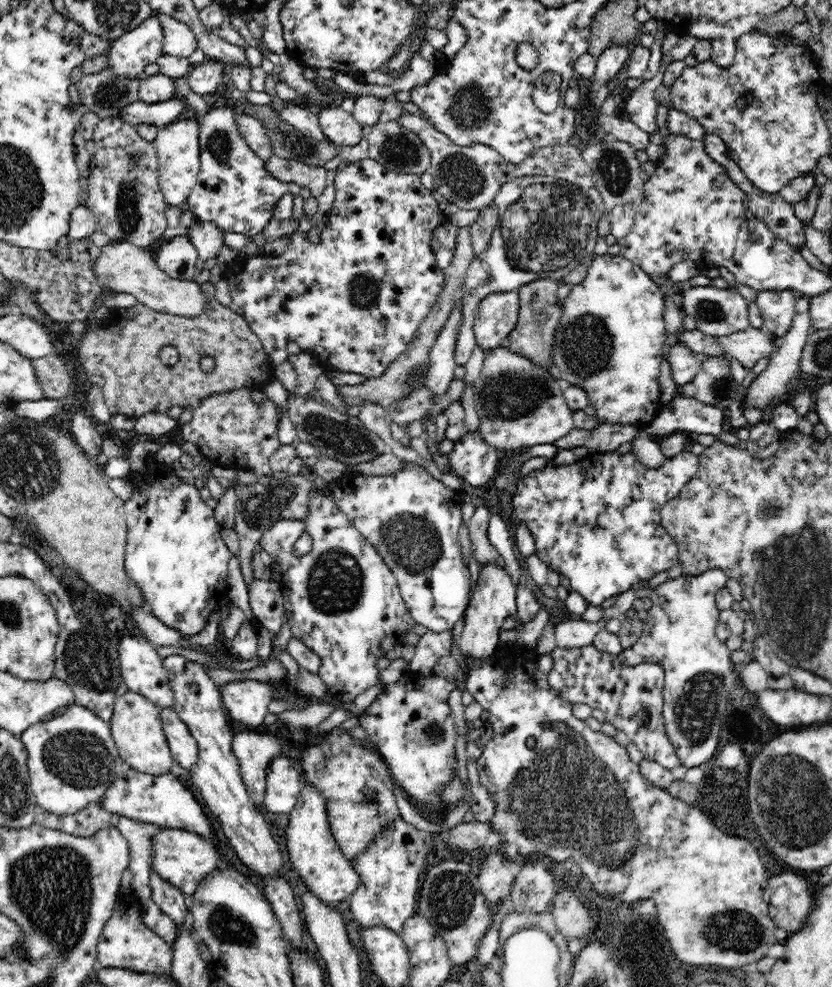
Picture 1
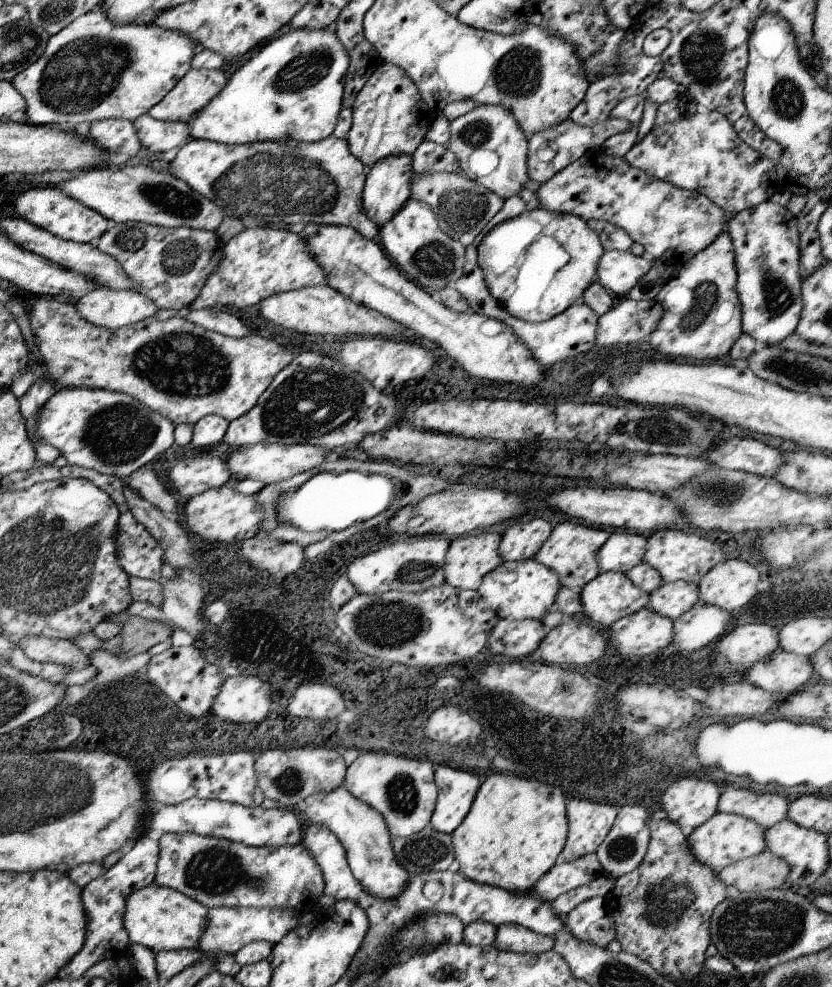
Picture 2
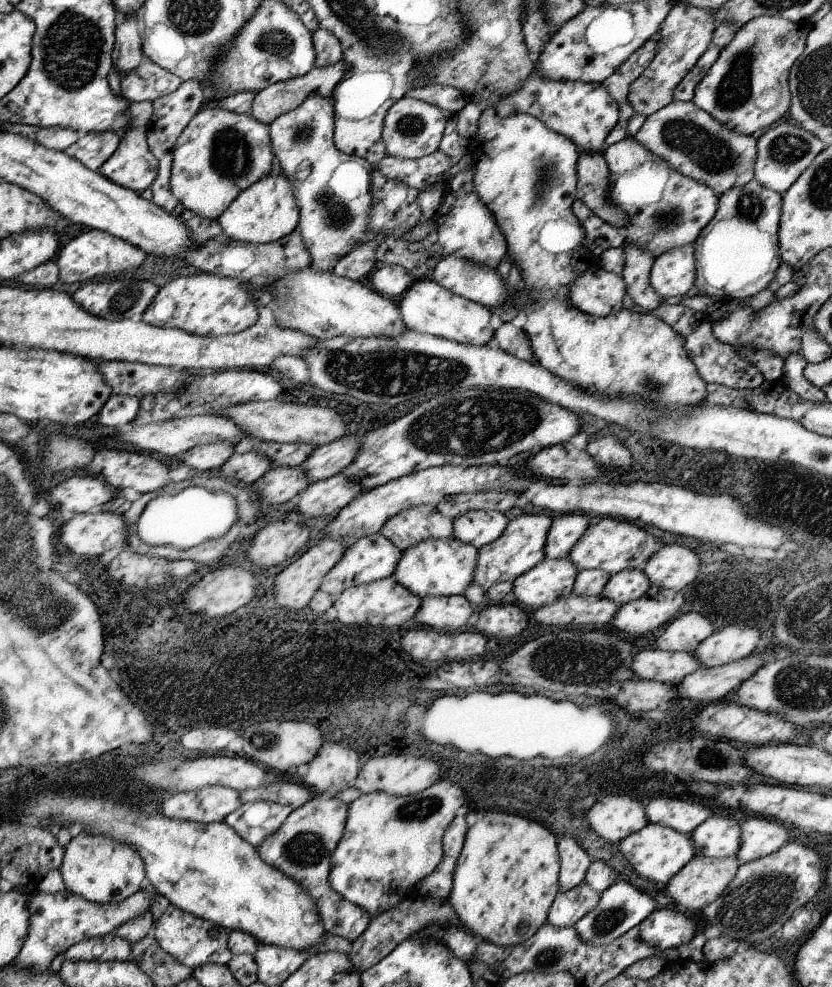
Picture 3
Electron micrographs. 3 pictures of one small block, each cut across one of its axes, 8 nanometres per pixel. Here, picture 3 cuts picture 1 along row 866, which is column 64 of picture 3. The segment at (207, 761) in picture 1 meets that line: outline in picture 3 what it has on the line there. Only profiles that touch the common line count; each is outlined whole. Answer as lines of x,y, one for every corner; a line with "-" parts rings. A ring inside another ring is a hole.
89,230
89,232
79,234
71,242
67,242
61,250
57,250
53,260
59,268
59,280
61,282
87,284
87,280
91,280
91,278
103,278
103,276
113,278
113,276
119,276
125,270
131,272
131,270
139,268
145,258
147,258
147,254
141,248
137,248
137,246
117,238
117,236
111,236
107,232

